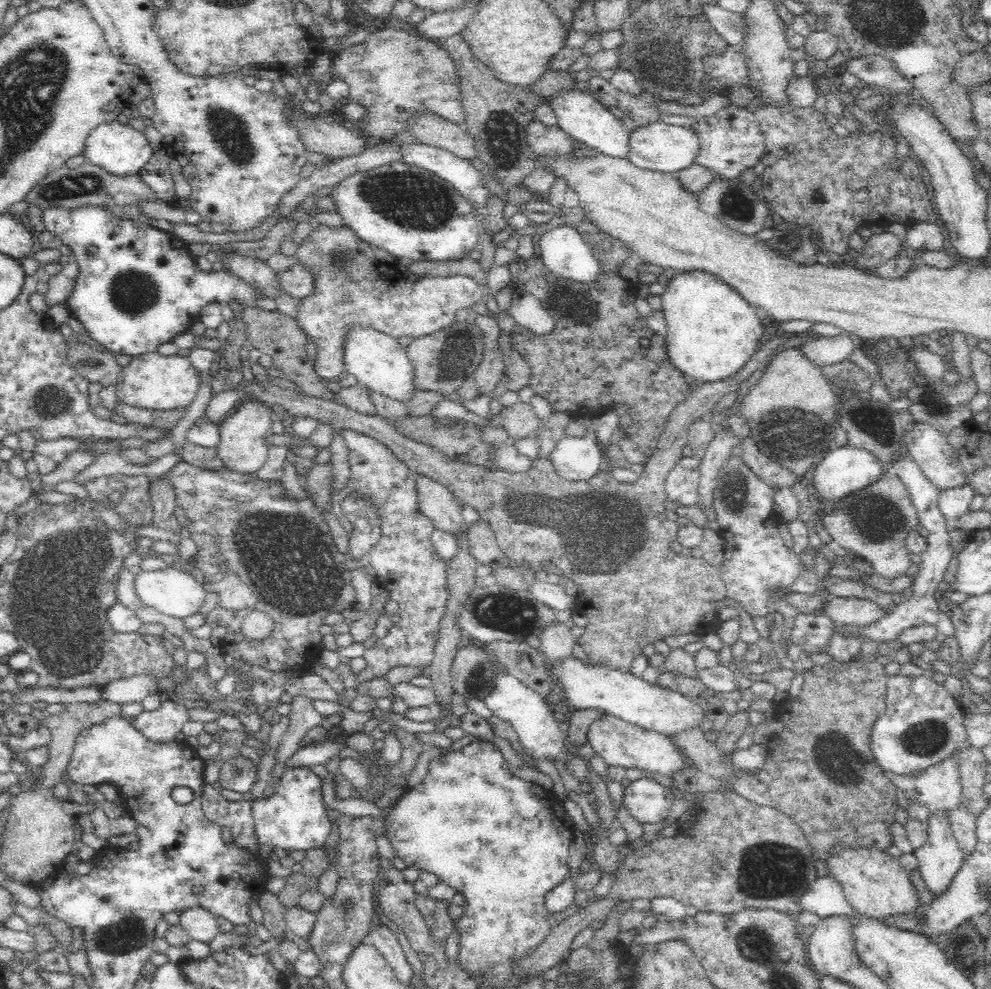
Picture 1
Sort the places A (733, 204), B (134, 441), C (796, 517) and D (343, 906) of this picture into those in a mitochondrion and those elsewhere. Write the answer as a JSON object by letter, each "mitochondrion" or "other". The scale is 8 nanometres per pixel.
{"A":"mitochondrion","B":"other","C":"other","D":"mitochondrion"}

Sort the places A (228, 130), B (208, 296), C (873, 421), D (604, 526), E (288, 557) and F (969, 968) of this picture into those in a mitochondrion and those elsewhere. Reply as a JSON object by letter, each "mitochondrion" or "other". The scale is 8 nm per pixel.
{"A":"mitochondrion","B":"other","C":"mitochondrion","D":"mitochondrion","E":"mitochondrion","F":"other"}

